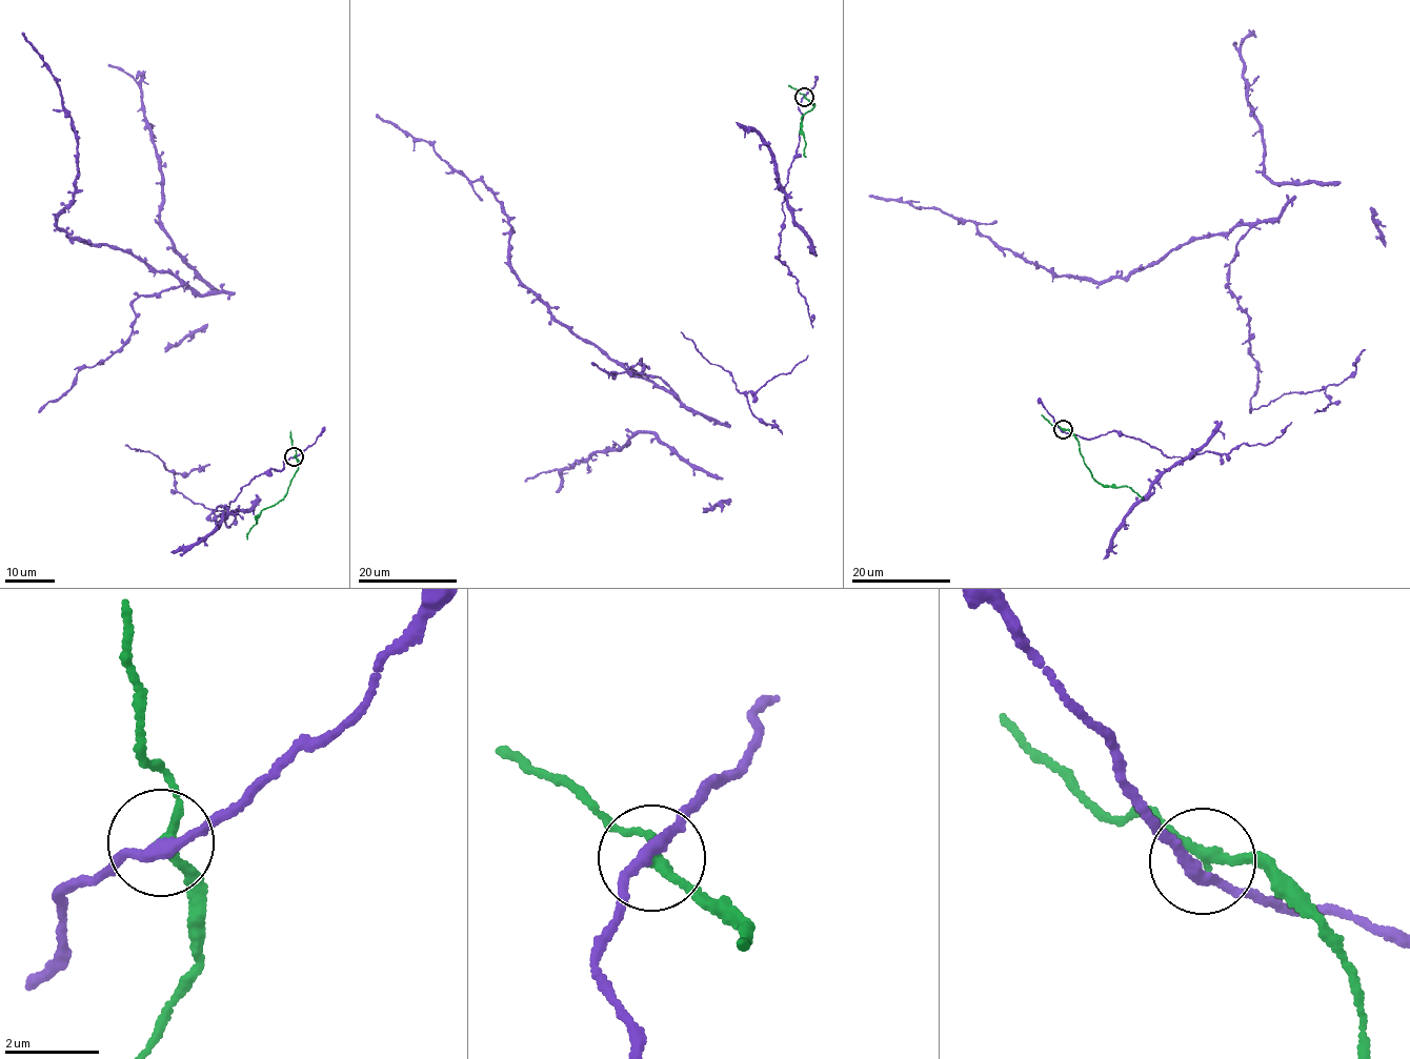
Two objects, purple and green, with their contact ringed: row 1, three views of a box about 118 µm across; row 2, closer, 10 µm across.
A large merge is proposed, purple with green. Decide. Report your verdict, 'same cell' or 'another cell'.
another cell

